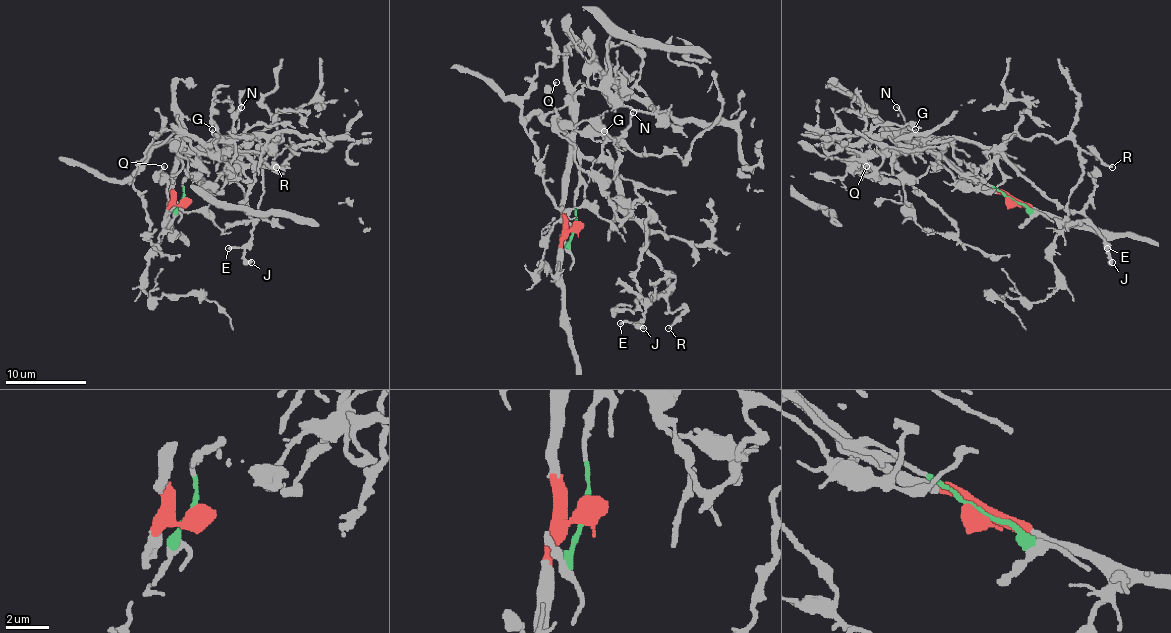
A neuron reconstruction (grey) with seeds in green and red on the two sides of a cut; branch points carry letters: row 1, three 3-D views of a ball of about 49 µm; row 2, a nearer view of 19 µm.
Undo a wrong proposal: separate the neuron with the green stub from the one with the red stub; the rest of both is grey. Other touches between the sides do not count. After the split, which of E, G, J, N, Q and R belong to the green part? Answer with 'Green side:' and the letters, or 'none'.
Green side: E, G, J, N, R

